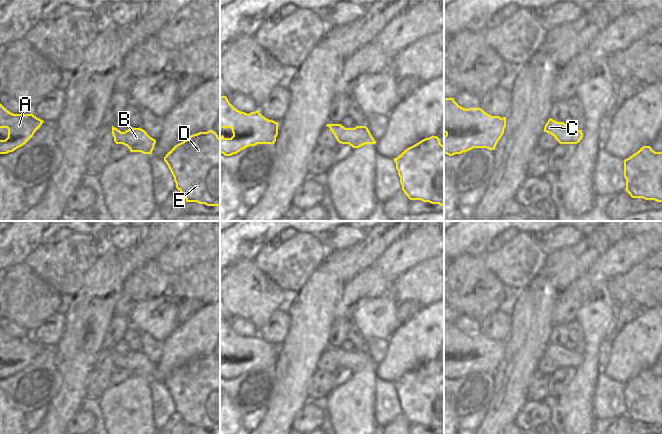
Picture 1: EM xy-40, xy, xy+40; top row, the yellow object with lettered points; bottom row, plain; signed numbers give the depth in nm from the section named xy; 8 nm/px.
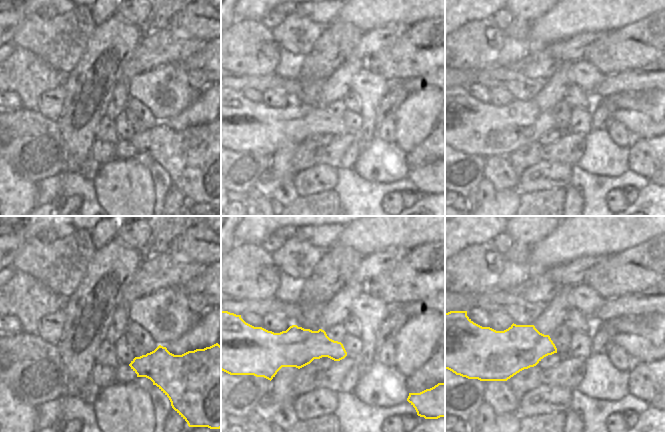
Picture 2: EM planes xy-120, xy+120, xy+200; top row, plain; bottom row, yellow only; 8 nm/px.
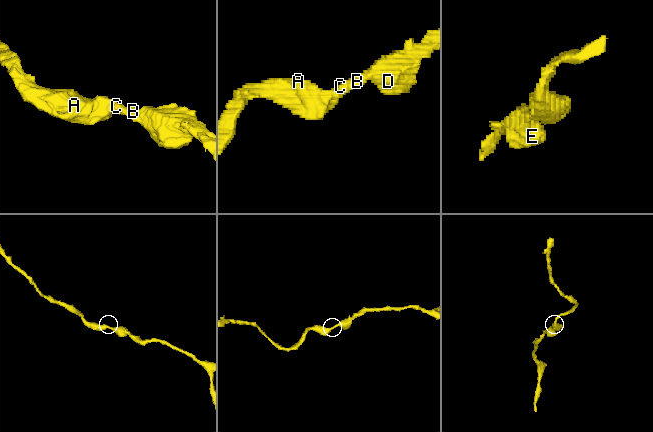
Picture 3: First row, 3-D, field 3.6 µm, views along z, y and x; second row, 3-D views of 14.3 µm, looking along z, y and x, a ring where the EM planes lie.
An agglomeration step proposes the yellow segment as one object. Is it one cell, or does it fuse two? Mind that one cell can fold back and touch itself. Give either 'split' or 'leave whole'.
leave whole

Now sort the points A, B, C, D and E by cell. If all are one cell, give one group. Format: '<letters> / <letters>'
A B C D E

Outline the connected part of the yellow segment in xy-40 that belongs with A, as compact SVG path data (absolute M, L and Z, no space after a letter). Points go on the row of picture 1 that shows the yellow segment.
M0 104L0 128L8 129L8 137L0 140L0 154L13 152L26 144L43 122L33 114L13 114Z

